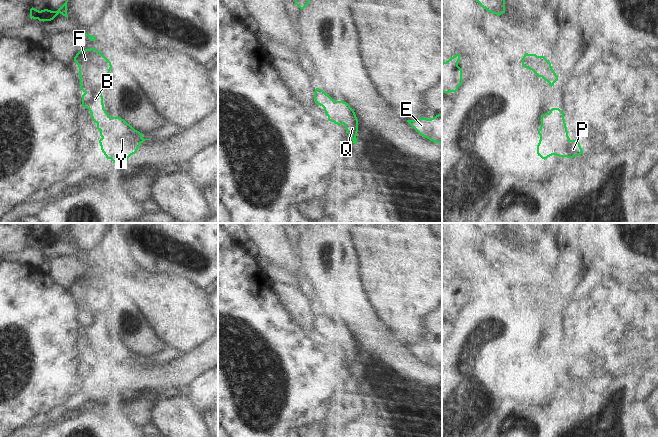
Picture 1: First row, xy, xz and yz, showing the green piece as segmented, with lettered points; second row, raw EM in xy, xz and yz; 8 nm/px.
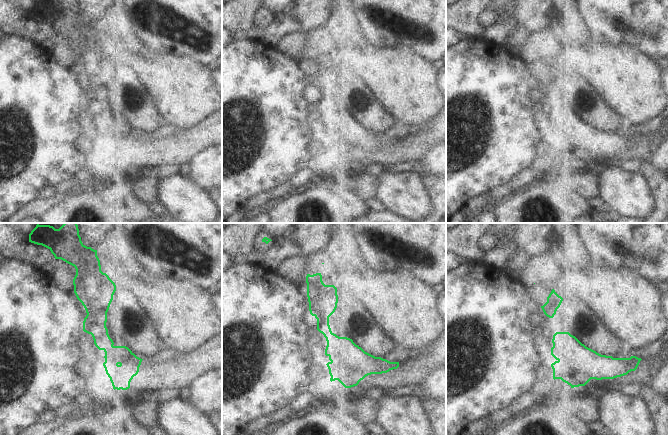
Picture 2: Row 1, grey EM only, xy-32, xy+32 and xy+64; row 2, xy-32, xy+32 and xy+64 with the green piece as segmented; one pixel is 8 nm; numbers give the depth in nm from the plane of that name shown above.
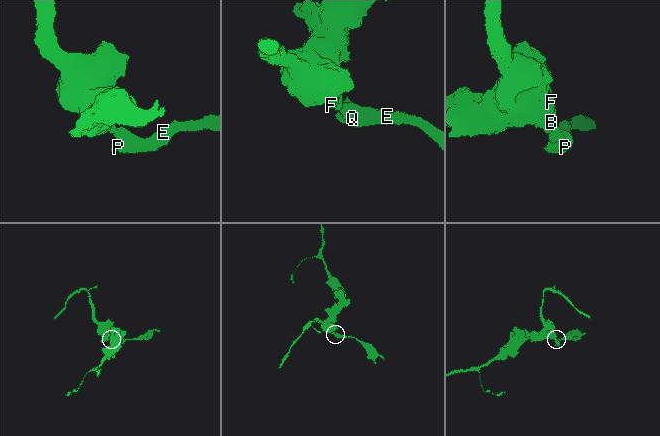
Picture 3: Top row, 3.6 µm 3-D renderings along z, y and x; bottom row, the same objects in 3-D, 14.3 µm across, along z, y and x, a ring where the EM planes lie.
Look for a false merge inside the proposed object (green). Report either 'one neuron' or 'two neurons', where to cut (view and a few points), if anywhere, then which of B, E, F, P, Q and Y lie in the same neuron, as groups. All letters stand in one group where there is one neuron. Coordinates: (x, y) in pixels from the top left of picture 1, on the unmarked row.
one neuron; cut none; groups B E F P Q Y

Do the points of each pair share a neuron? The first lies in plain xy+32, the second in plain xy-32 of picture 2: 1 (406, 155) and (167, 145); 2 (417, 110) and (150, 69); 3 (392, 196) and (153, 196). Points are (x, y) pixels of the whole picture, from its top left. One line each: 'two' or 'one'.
1: one
2: one
3: two

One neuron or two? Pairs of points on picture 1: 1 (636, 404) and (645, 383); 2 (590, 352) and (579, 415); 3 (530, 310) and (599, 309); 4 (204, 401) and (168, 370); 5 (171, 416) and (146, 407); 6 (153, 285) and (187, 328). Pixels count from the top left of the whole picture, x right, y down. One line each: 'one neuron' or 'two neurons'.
1: one neuron
2: two neurons
3: two neurons
4: two neurons
5: two neurons
6: one neuron

